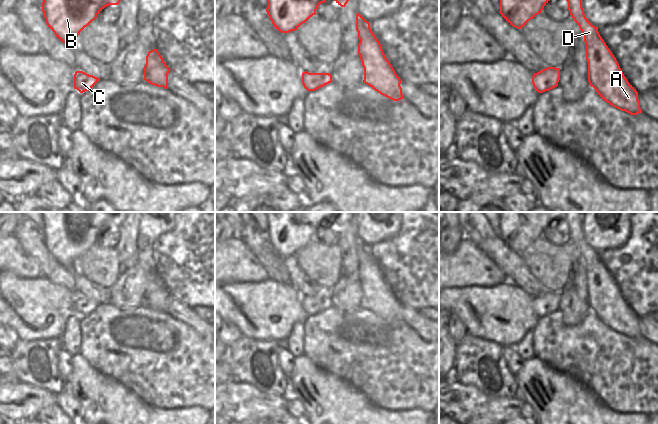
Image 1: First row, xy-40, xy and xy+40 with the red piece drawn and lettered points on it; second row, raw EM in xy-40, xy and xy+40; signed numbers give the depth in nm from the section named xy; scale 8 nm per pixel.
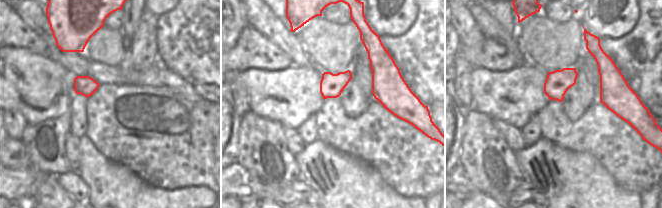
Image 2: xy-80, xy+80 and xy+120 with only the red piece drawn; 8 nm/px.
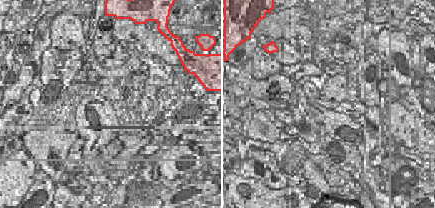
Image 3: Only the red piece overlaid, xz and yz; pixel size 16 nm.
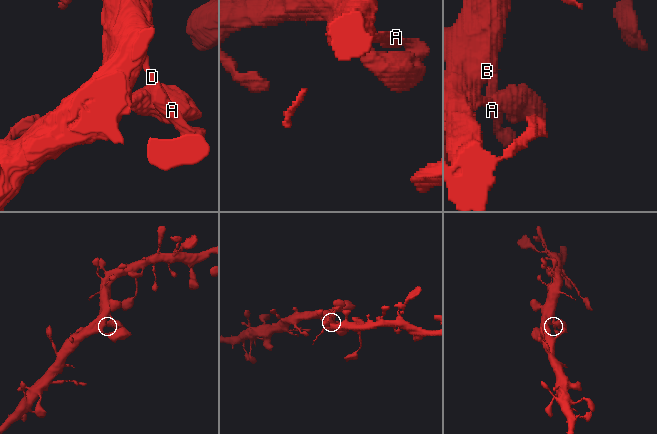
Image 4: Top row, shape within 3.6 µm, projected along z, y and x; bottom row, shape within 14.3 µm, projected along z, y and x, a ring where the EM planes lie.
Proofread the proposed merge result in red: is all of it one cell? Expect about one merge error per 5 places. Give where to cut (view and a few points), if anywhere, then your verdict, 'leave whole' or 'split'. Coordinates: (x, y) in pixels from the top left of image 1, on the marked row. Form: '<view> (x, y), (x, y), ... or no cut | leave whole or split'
no cut | leave whole

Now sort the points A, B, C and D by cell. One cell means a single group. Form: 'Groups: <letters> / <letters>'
Groups: A B C D

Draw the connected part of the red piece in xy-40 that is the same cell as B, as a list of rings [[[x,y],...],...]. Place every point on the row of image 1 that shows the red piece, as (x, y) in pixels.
[[[43,0],[42,12],[48,27],[63,43],[76,42],[80,32],[109,5],[121,0]]]

